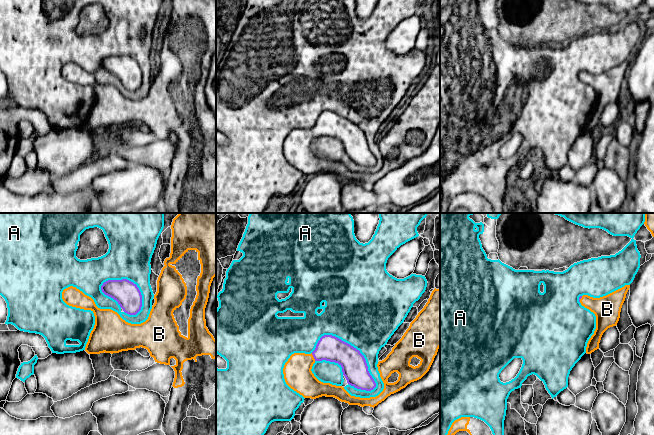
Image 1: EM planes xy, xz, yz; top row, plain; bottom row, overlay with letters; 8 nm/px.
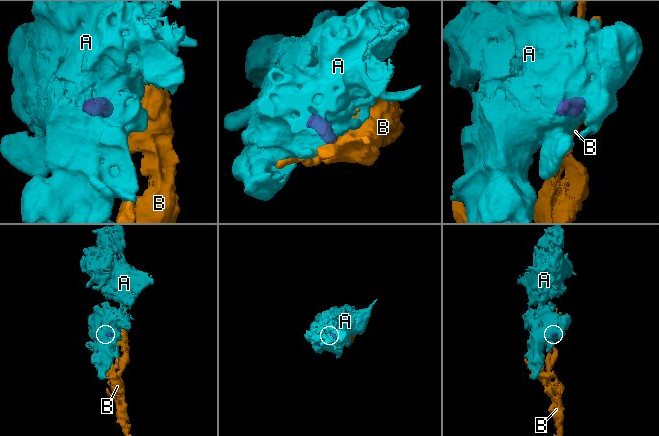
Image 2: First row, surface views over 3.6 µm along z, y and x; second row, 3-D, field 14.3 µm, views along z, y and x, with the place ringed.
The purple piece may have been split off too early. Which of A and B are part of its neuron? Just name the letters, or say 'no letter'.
B

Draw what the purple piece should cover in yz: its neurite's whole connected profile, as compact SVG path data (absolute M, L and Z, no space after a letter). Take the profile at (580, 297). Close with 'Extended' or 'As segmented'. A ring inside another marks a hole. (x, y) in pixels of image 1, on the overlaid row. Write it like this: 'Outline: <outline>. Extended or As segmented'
Outline: M630 285L624 287L600 298L593 298L588 295L579 297L582 306L589 309L596 316L596 329L587 343L586 353L591 354L599 349L599 343L603 333L610 327L616 326L622 305Z. Extended

